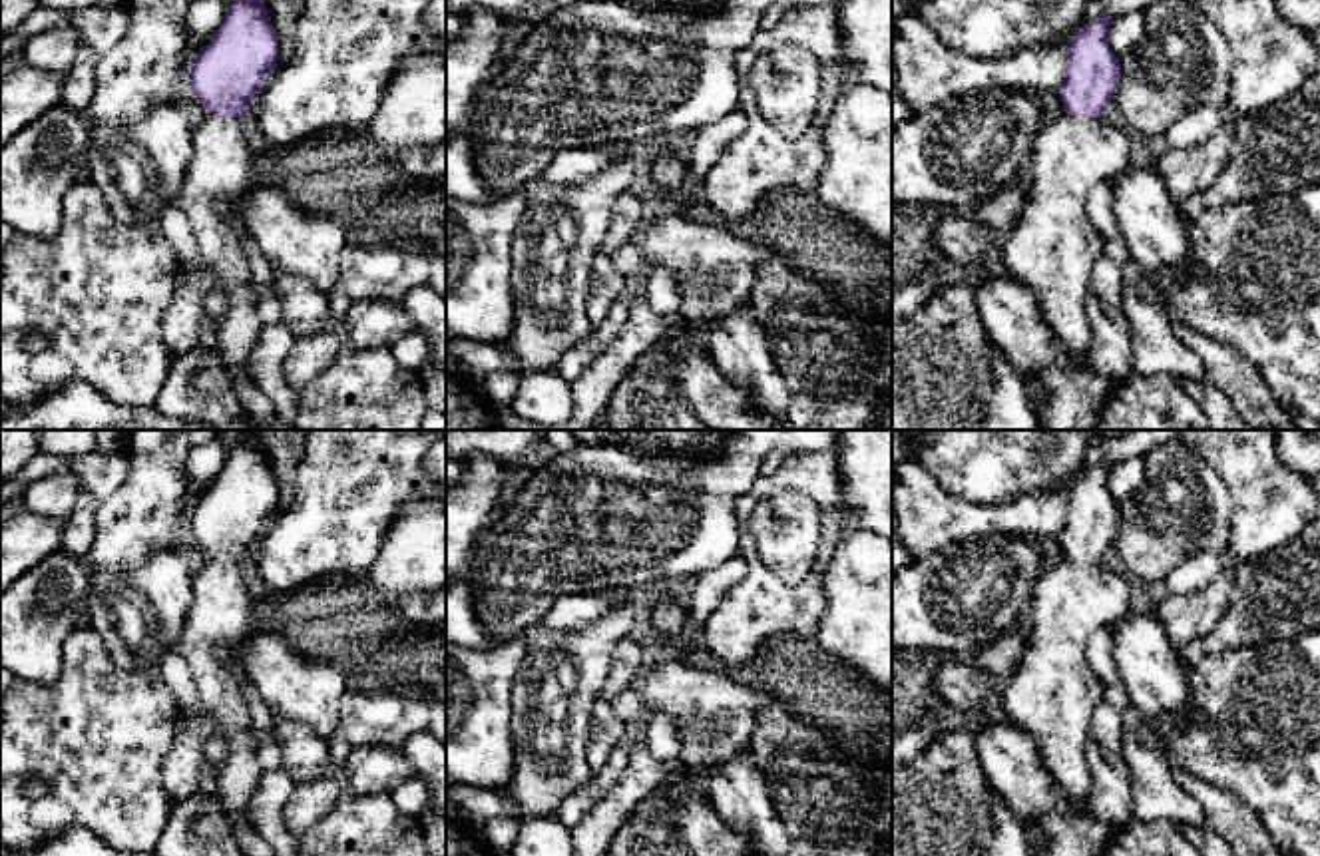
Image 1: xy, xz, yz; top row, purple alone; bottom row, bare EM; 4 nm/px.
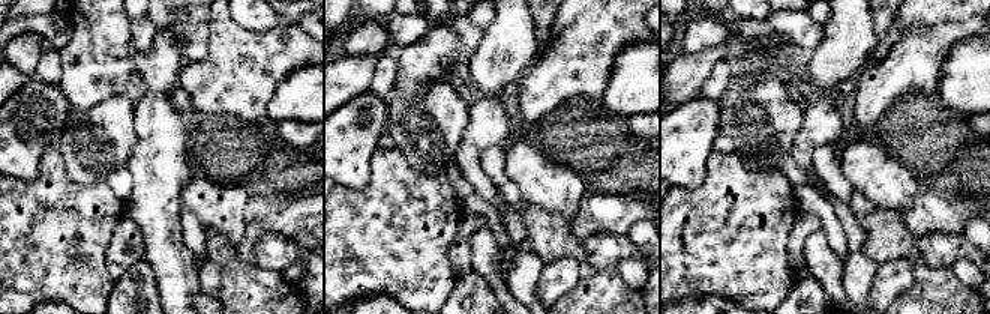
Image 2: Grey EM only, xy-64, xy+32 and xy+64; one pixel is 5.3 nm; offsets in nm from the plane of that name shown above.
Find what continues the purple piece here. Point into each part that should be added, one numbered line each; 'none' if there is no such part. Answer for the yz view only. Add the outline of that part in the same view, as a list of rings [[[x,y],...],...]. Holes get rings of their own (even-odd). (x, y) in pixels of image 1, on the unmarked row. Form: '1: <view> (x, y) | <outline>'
1: yz (1052, 697) | [[[1063,559],[1037,579],[1029,609],[1029,647],[1019,669],[993,693],[1009,721],[1033,739],[1053,784],[1071,802],[1089,802],[1091,770],[1085,756],[1093,711],[1103,703],[1103,683],[1085,655],[1097,629],[1121,623],[1133,611],[1133,591],[1105,563]]]

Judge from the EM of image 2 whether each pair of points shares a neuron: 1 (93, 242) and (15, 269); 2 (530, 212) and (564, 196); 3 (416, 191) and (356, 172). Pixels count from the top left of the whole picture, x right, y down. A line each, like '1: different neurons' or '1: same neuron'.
1: same neuron
2: different neurons
3: different neurons

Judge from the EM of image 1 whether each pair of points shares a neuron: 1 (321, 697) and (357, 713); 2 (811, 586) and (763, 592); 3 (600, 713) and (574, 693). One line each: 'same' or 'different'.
1: different
2: same
3: different

